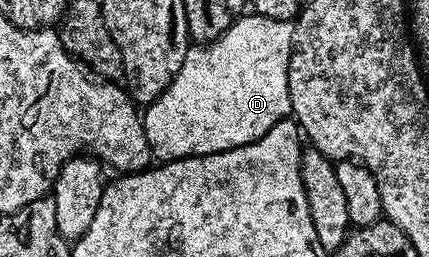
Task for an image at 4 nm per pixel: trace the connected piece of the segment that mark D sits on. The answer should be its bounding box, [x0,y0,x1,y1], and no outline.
[142,16,292,162]

